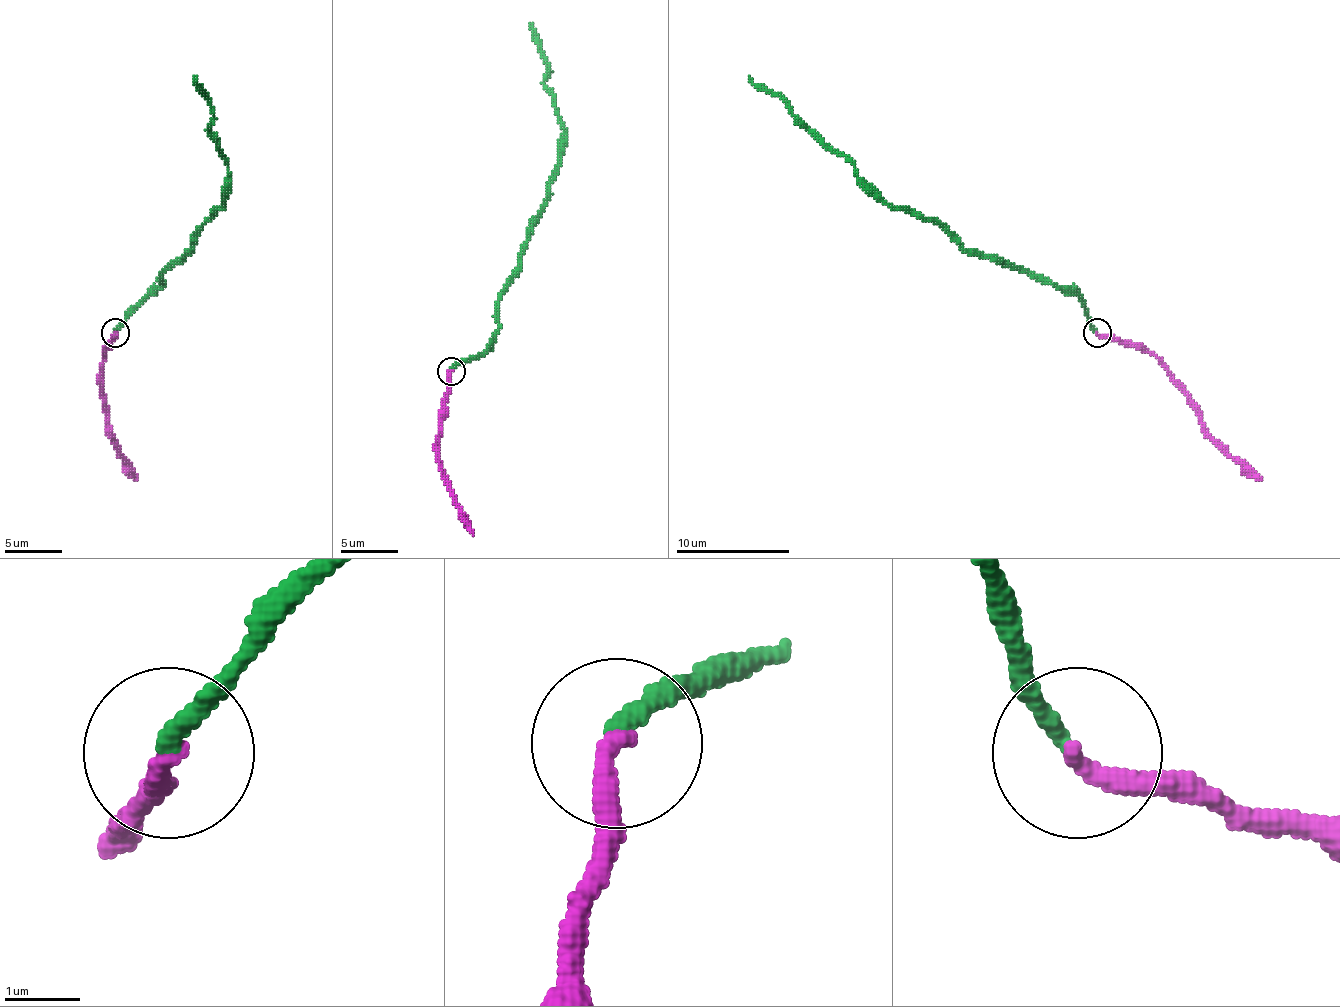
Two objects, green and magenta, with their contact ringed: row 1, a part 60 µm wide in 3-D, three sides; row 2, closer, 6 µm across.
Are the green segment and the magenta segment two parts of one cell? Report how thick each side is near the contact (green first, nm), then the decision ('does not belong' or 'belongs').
240 nm thick on the green side, 300 nm on the other; belongs

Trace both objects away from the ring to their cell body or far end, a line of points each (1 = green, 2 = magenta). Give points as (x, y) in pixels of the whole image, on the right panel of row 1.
1: (1096, 332), (1085, 303), (1054, 283), (963, 249), (931, 221), (889, 207), (849, 161), (749, 76)
2: (1096, 332), (1142, 343), (1159, 360), (1204, 429), (1261, 480)

